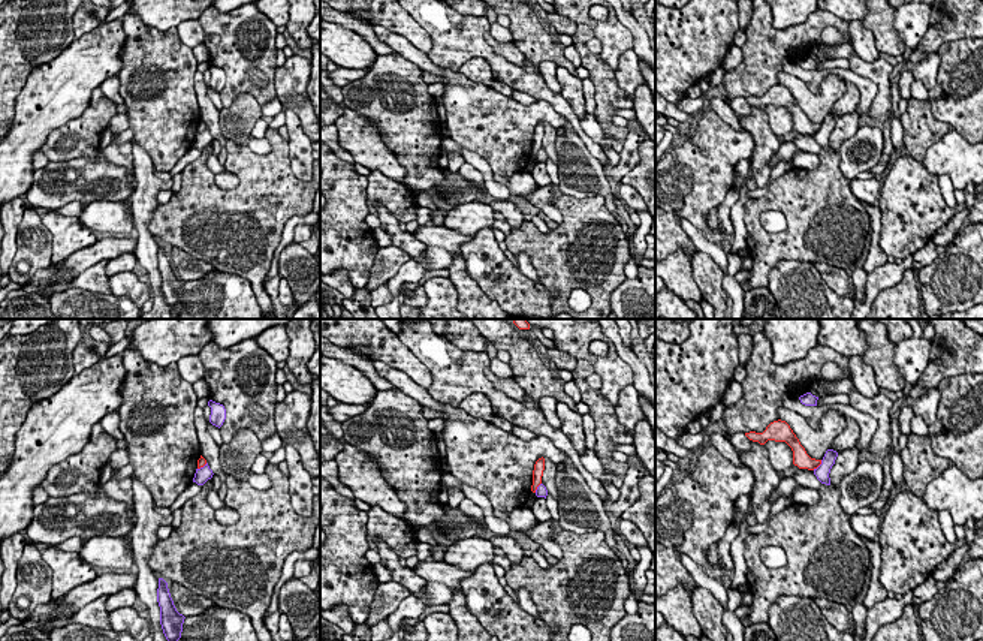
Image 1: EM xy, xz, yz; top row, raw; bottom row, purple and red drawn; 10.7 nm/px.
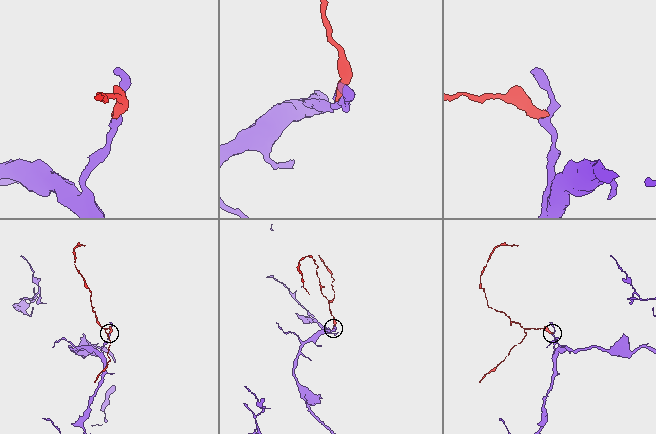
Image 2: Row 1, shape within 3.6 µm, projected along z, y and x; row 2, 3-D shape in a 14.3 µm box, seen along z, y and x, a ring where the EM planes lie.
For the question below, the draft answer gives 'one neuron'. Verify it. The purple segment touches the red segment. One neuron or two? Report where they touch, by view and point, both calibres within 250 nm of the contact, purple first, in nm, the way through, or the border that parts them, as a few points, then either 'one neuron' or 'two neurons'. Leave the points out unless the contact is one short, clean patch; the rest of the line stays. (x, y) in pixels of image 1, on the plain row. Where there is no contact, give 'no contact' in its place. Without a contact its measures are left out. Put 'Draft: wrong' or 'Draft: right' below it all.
contact yz (819, 131); calibres 160 and 180 nm; border yz (822, 125), (813, 134); two neurons
Draft: wrong

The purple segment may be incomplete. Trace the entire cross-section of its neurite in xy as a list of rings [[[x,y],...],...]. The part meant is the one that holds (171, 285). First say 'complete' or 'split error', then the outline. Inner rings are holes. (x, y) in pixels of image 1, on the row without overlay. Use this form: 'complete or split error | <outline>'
complete | [[[159,243],[157,267],[160,271],[160,289],[163,298],[171,309],[177,310],[178,315],[178,304],[181,303],[186,282],[177,276],[168,247],[163,243]]]

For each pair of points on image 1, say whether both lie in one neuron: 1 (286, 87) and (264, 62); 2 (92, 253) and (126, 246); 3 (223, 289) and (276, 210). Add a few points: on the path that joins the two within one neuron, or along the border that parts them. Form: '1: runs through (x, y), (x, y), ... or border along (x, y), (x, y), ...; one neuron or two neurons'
1: border along (277, 66), (274, 78), (276, 96); two neurons
2: runs through (100, 249), (117, 246); one neuron
3: border along (216, 268), (243, 276), (258, 300); two neurons

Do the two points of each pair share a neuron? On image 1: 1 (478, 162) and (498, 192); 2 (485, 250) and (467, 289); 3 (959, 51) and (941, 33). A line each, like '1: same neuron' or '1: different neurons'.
1: same neuron
2: different neurons
3: different neurons

